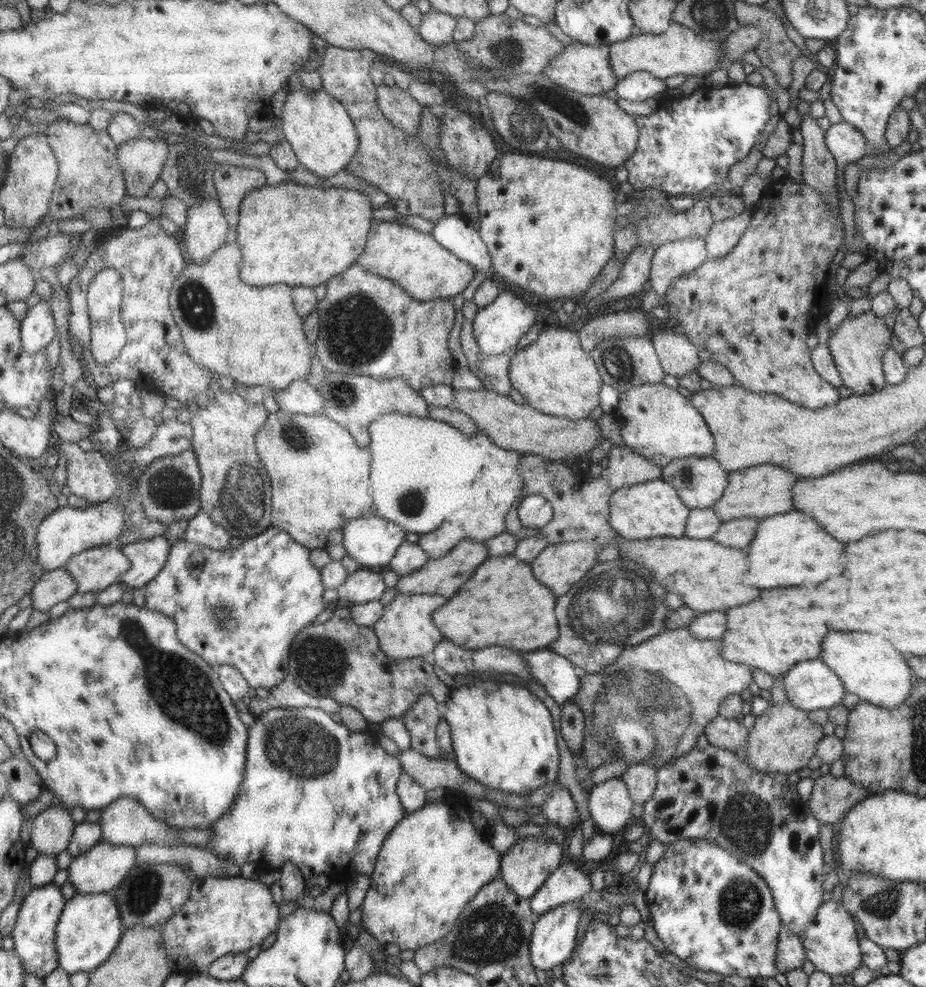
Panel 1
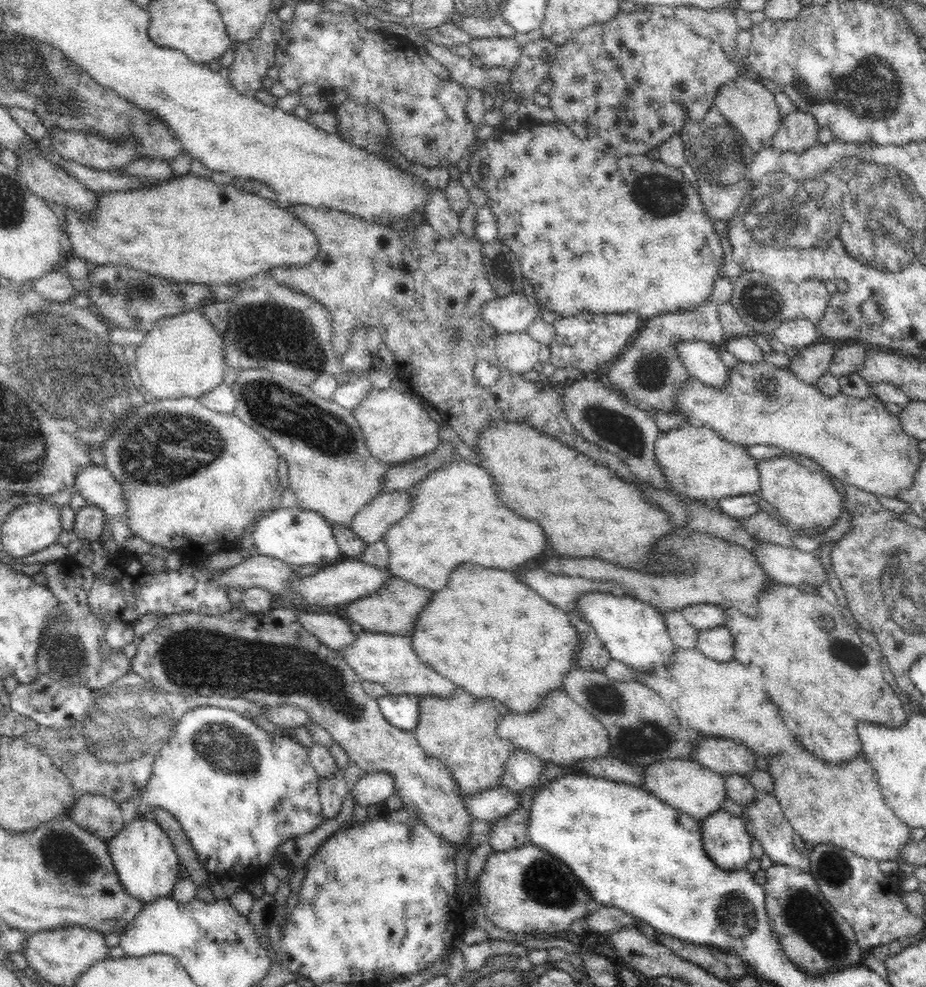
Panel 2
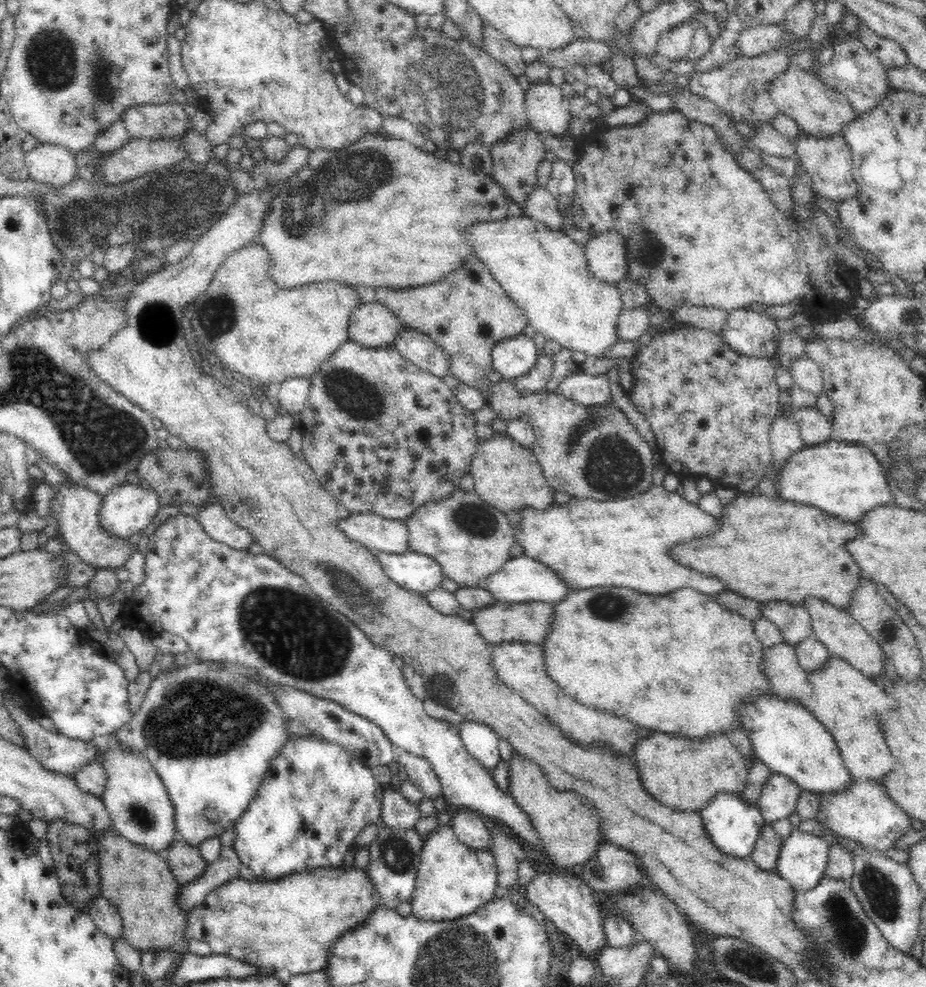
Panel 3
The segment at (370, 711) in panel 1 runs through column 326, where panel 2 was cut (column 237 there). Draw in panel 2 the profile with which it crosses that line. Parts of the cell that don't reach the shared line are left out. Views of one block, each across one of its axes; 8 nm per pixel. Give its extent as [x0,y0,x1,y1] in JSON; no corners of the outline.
[131,605,473,852]

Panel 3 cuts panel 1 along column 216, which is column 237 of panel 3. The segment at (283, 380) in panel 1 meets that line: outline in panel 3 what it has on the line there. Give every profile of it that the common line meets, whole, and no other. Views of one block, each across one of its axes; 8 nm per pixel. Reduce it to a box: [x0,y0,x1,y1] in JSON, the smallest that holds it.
[190,242,362,388]

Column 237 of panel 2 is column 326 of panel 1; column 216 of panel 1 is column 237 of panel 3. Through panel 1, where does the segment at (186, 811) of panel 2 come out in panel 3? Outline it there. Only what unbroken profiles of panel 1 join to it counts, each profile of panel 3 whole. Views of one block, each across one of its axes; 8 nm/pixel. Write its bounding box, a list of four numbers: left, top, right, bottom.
[232,735,385,880]

